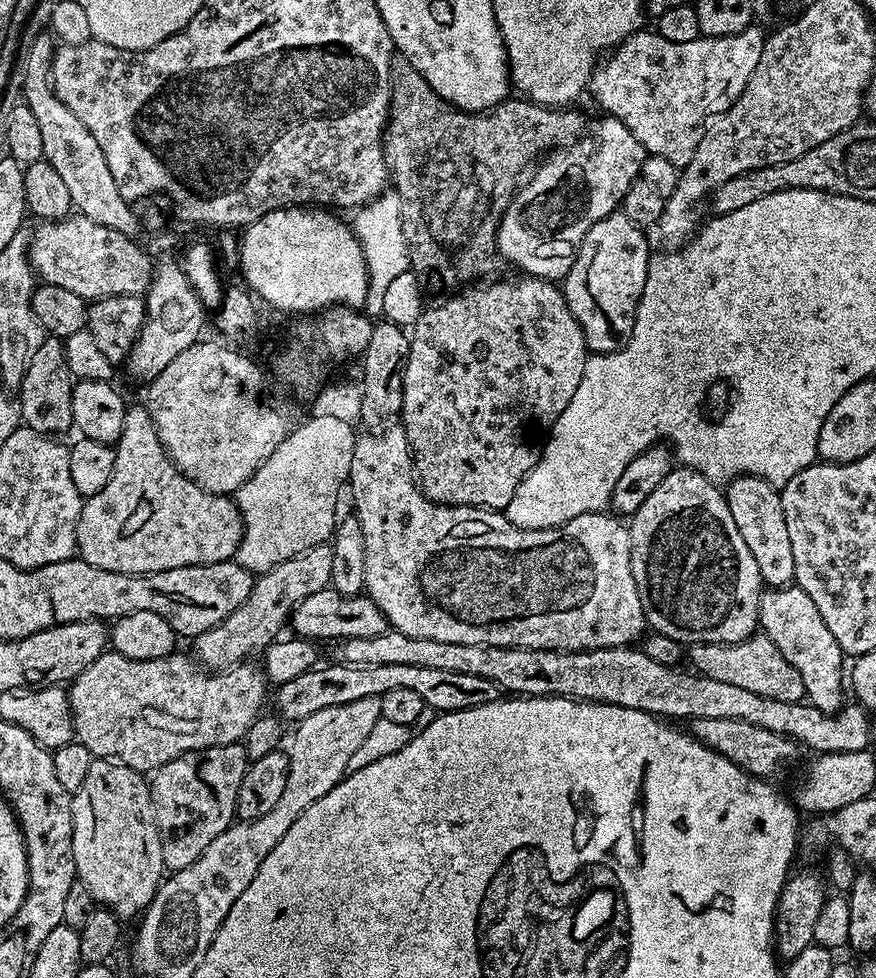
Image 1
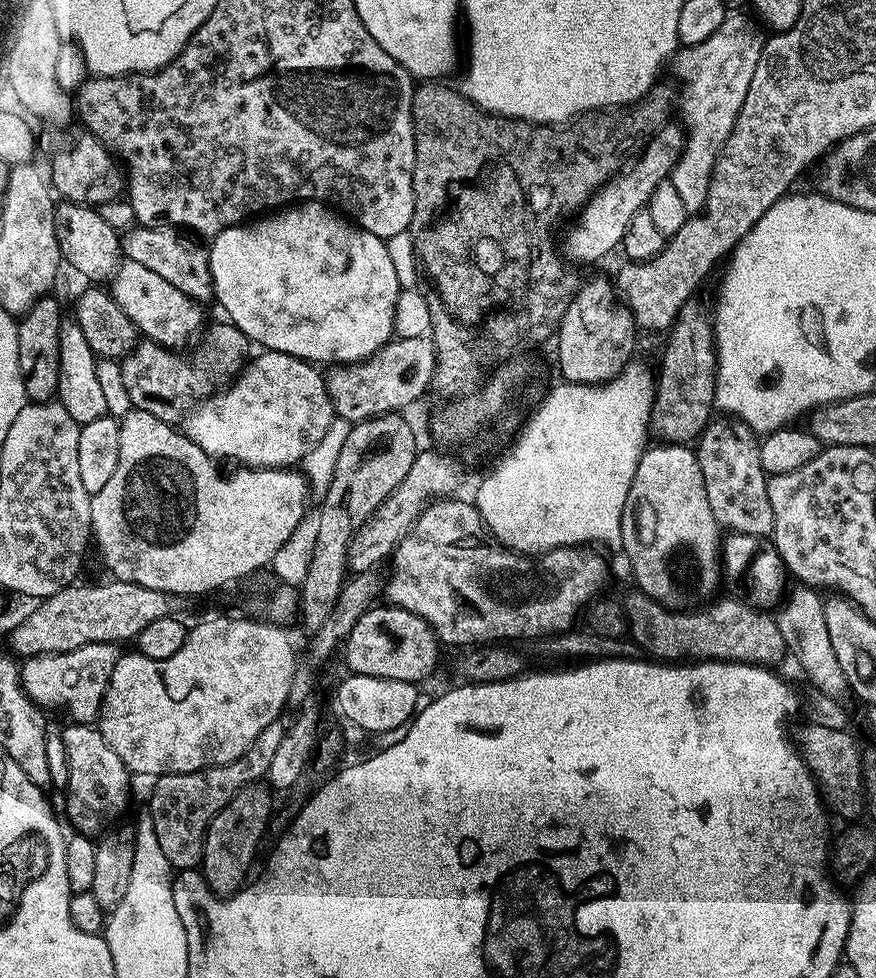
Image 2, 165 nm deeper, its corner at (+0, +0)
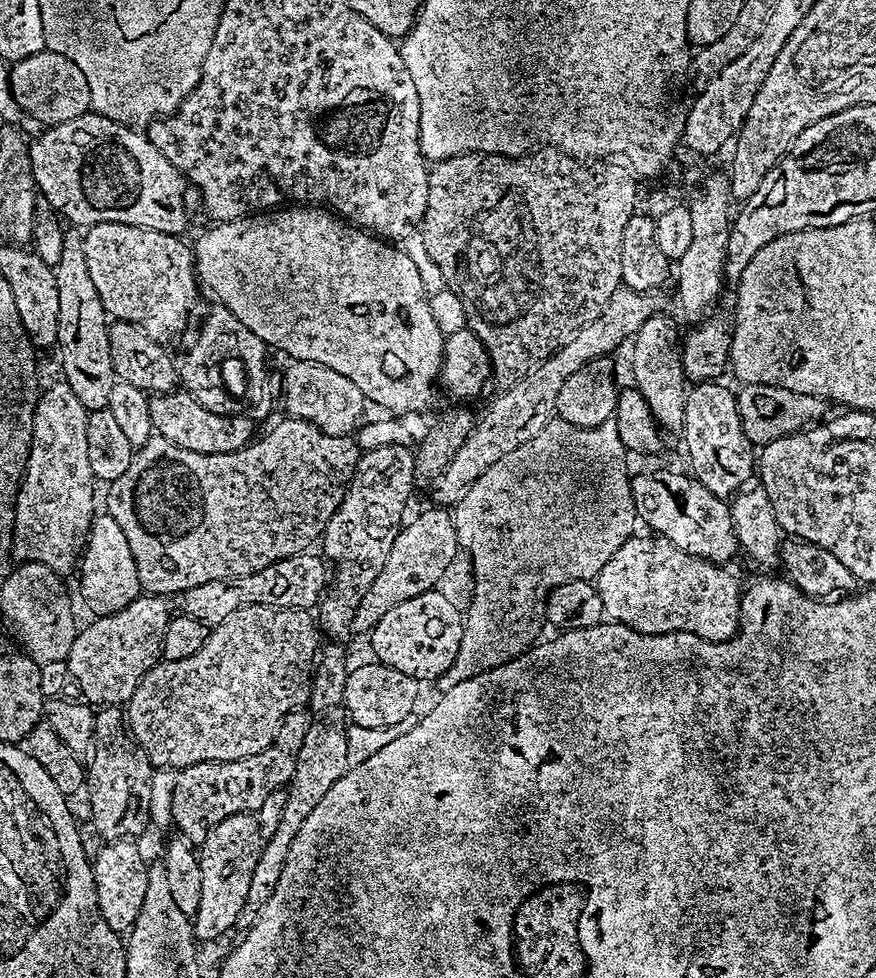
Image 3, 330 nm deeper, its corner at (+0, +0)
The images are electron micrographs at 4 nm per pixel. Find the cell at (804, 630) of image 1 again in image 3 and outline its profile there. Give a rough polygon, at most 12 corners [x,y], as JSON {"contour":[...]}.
{"contour":[[635,473],[645,529],[711,564],[737,555],[729,501],[695,476]]}

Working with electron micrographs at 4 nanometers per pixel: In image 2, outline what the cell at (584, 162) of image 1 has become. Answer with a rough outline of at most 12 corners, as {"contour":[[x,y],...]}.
{"contour":[[664,124],[631,167],[584,205],[562,236],[580,265],[623,245],[626,226],[684,153]]}

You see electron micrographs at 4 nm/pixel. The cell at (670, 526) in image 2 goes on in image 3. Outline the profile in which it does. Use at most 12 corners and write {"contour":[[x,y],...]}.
{"contour":[[646,318],[630,341],[635,391],[665,433],[684,425],[681,329]]}

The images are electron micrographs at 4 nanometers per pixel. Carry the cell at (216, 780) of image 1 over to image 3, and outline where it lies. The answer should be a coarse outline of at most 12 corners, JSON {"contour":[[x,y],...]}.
{"contour":[[309,715],[250,758],[175,773],[171,819],[198,846],[292,781]]}

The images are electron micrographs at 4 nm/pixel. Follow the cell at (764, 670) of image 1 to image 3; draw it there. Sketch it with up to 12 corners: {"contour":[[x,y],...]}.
{"contour":[[633,534],[596,575],[642,634],[740,631],[727,567]]}

